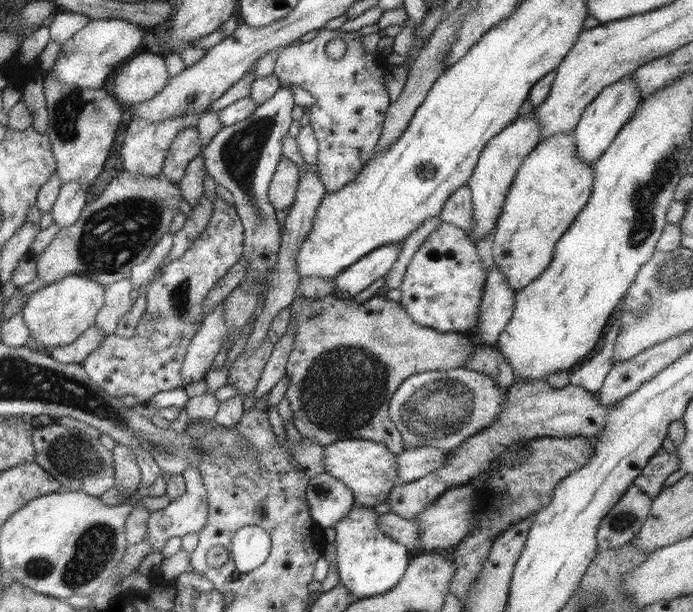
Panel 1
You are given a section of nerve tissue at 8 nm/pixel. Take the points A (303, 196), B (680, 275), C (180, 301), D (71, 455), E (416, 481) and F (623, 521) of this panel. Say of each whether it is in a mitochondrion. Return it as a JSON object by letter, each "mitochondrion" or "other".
{"A":"other","B":"mitochondrion","C":"mitochondrion","D":"mitochondrion","E":"other","F":"mitochondrion"}

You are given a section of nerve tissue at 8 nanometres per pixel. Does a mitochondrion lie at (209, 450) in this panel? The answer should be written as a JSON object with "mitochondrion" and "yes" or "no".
{"mitochondrion":"yes"}

